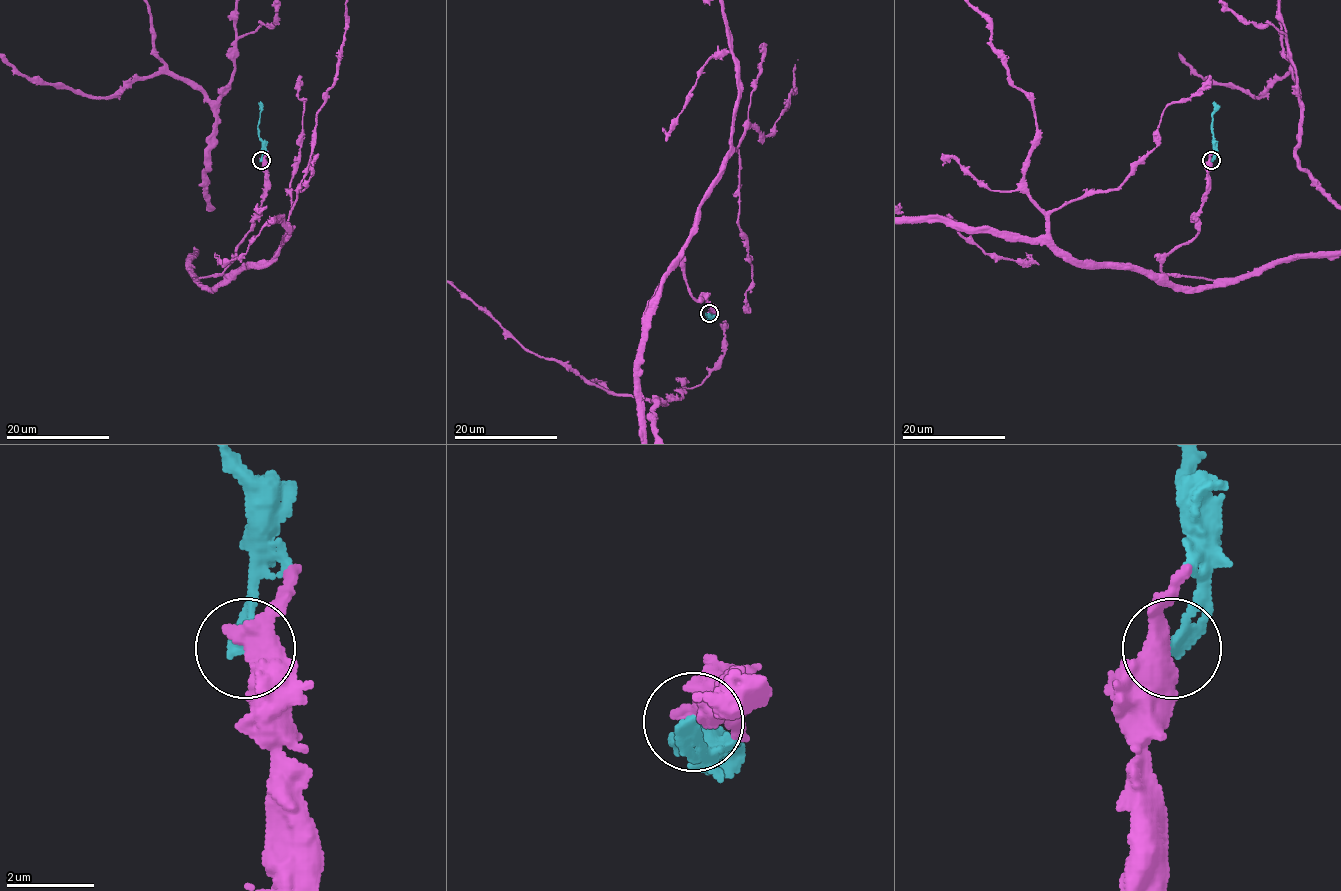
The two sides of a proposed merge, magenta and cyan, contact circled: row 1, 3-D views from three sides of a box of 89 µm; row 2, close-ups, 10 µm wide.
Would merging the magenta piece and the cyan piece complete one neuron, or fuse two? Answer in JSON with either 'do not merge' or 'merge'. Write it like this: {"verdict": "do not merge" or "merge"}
{"verdict": "do not merge"}

